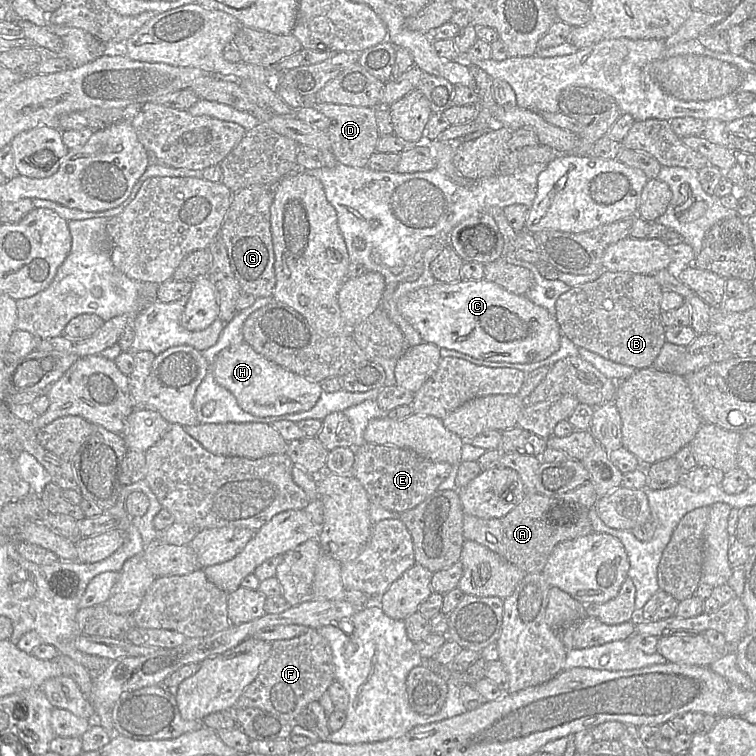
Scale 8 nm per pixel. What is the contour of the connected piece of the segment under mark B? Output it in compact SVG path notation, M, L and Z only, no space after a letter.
M603 270L596 280L577 285L575 287L571 287L567 292L560 295L556 301L555 317L561 329L562 335L569 338L578 348L585 348L613 362L632 366L636 370L645 369L653 365L653 362L659 355L661 348L666 342L666 327L662 323L662 310L660 307L662 293L662 287L657 283L657 281L654 279L652 275L636 274L633 272L612 272L608 270Z

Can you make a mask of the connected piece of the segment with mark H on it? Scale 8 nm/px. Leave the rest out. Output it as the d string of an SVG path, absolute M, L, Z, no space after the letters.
M245 341L220 351L211 363L211 371L215 381L236 397L244 411L259 417L310 410L323 392L320 383L267 360Z

